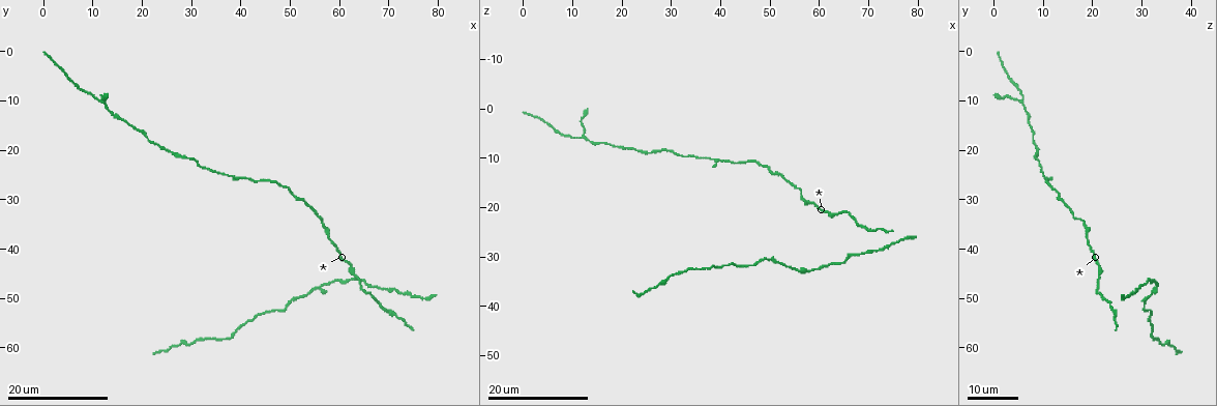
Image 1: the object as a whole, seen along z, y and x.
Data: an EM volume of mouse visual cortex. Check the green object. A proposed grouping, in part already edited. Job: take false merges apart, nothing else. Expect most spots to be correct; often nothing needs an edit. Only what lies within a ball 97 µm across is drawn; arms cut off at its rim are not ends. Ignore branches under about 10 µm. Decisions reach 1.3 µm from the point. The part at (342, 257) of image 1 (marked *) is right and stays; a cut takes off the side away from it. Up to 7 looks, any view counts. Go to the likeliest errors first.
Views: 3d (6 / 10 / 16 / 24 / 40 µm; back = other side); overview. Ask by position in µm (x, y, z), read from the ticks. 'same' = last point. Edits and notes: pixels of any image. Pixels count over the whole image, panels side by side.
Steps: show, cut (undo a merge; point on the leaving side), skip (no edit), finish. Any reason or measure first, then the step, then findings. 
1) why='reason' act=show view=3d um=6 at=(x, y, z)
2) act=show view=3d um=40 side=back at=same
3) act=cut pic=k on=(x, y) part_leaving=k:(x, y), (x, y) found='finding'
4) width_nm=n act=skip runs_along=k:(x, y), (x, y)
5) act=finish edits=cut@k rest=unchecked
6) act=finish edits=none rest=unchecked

why='thick turns thin' act=show view=3d um=16 at=(71.0, 52.5, 24.5)

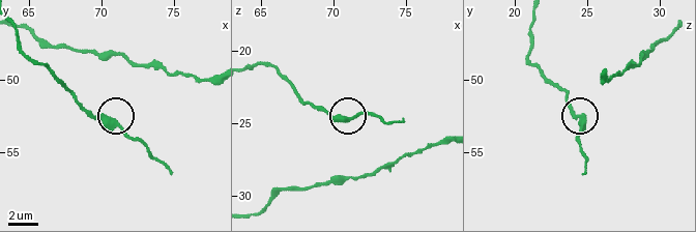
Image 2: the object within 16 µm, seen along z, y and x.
act=show view=3d um=6 at=(70.8, 52.8, 24.8)

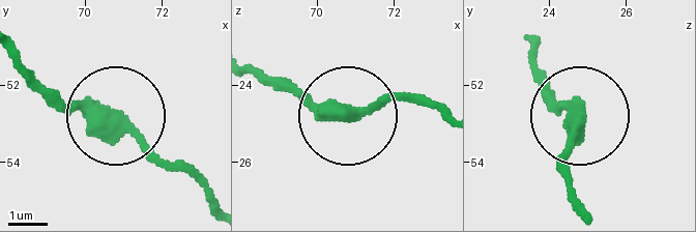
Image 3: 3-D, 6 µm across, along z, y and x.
width_nm=410 act=skip found='all the same neuron'

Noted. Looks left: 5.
why='three arms meet' act=show view=3d um=24 at=(38.5, 26.0, 10.5)

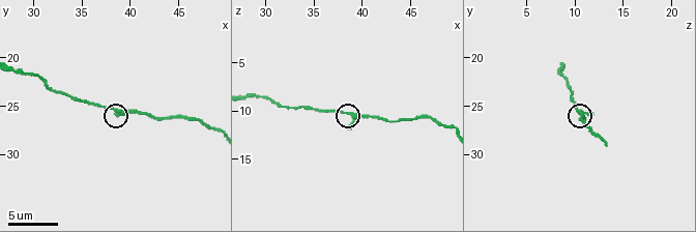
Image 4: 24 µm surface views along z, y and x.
why='zoom in' act=show view=3d um=6 at=(38.8, 25.6, 10.2)

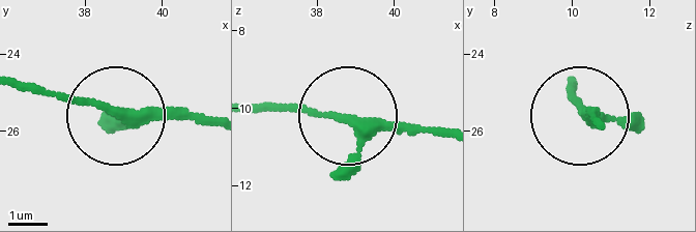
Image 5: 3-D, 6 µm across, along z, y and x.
act=skip runs_along=5:(209, 120), (140, 120), (21, 87) found='all the same neuron'

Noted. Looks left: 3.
act=show view=3d um=24 at=(57.0, 35.0, 18.5)

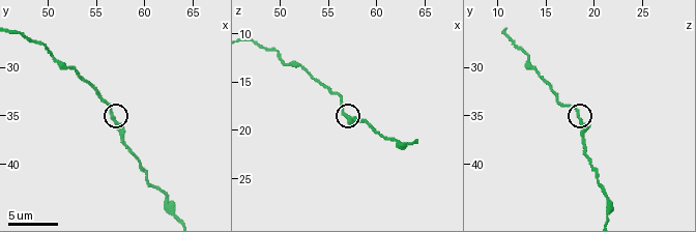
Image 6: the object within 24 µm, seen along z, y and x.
act=show view=3d um=10 at=(56.6, 35.2, 18.6)

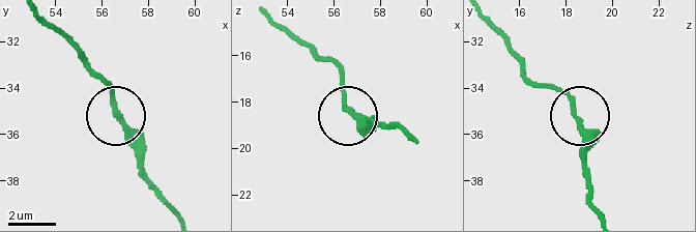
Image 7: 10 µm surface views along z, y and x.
width_nm=230 act=skip found='one neuron here'

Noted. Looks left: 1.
act=finish edits=none rest=unchecked

